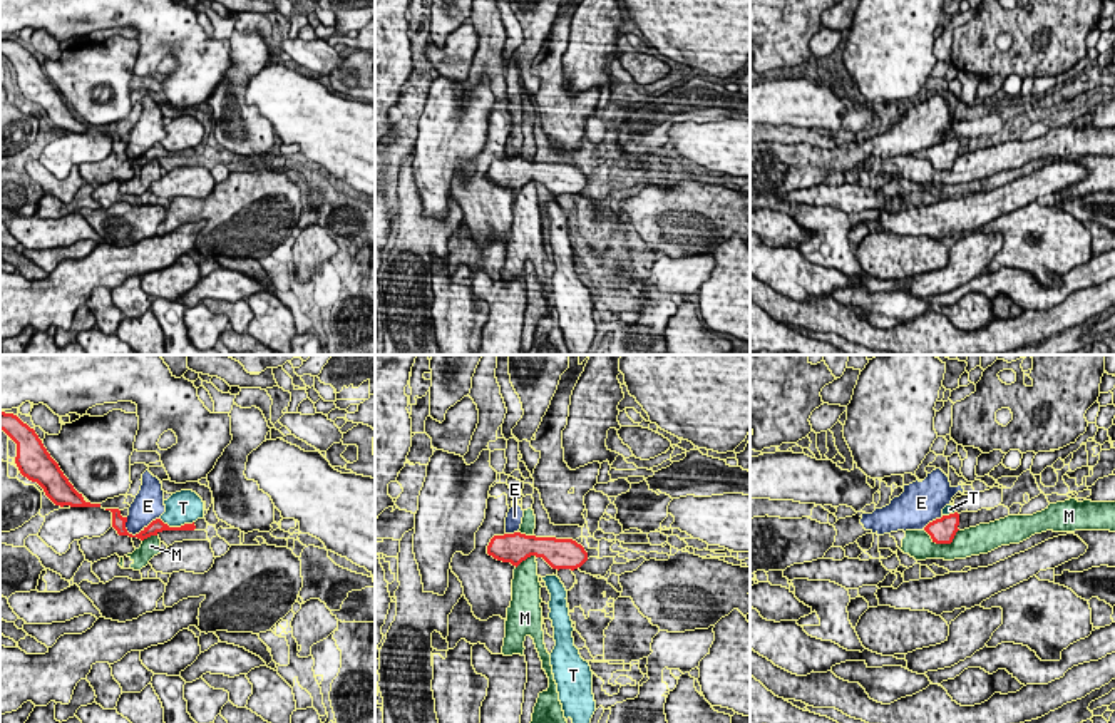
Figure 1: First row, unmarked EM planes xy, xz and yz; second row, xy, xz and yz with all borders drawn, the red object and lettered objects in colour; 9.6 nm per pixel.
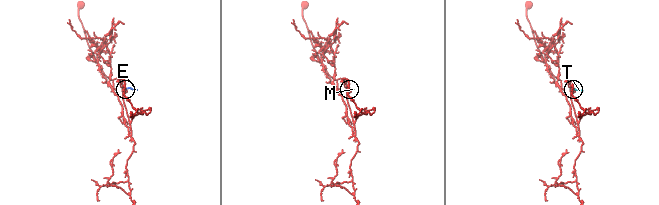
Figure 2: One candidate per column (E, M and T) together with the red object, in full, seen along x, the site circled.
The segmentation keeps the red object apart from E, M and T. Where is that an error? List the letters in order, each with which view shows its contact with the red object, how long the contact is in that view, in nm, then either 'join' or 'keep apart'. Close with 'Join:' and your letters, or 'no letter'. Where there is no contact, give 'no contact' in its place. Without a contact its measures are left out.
E: xy | 360 nm | keep apart
M: yz | 340 nm | keep apart
T: xy | 340 nm | keep apart
Join: no letter

